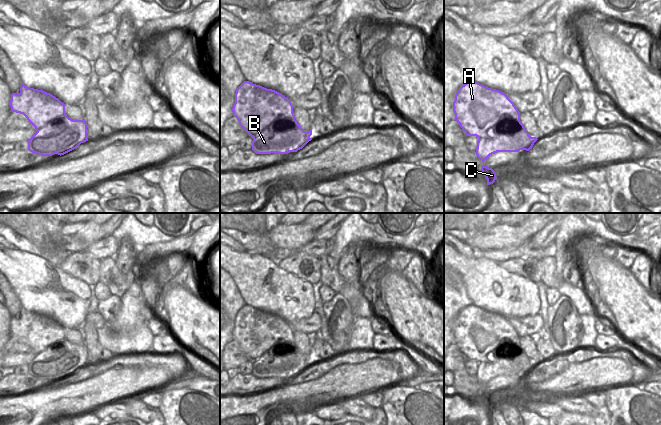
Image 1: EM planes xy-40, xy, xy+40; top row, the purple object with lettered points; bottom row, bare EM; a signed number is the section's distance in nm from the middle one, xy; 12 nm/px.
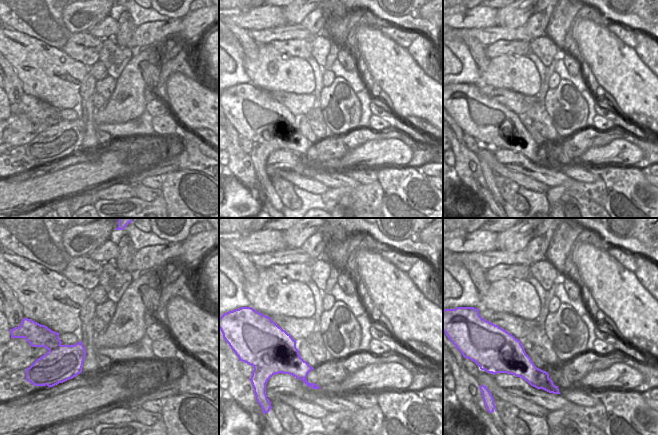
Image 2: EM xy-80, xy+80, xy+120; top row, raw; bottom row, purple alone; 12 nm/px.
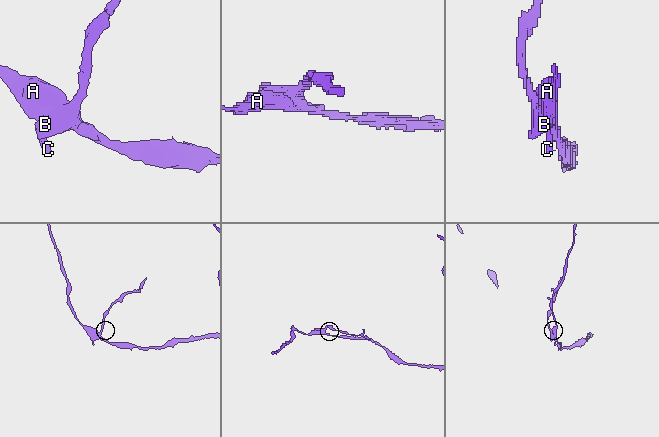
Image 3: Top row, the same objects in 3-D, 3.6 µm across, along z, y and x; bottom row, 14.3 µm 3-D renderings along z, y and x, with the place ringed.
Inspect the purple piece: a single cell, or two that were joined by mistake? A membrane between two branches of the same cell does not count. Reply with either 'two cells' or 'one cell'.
two cells

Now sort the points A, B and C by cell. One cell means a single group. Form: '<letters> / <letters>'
A / B C

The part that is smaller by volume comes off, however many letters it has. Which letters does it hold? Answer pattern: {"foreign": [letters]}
{"foreign": ["B", "C"]}

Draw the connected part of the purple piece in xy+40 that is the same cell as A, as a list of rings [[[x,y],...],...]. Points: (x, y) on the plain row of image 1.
[[[474,304],[462,309],[453,326],[455,344],[467,360],[488,361],[488,354],[502,342],[511,346],[512,359],[526,356],[527,363],[520,368],[529,375],[538,364],[531,361],[520,345],[520,336],[506,317],[488,312]]]

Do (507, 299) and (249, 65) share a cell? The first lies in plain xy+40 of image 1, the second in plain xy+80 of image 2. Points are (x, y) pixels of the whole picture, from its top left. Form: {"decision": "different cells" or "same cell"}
{"decision": "same cell"}

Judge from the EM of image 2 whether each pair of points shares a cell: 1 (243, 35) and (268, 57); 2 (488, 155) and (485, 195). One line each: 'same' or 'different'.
1: different
2: different

